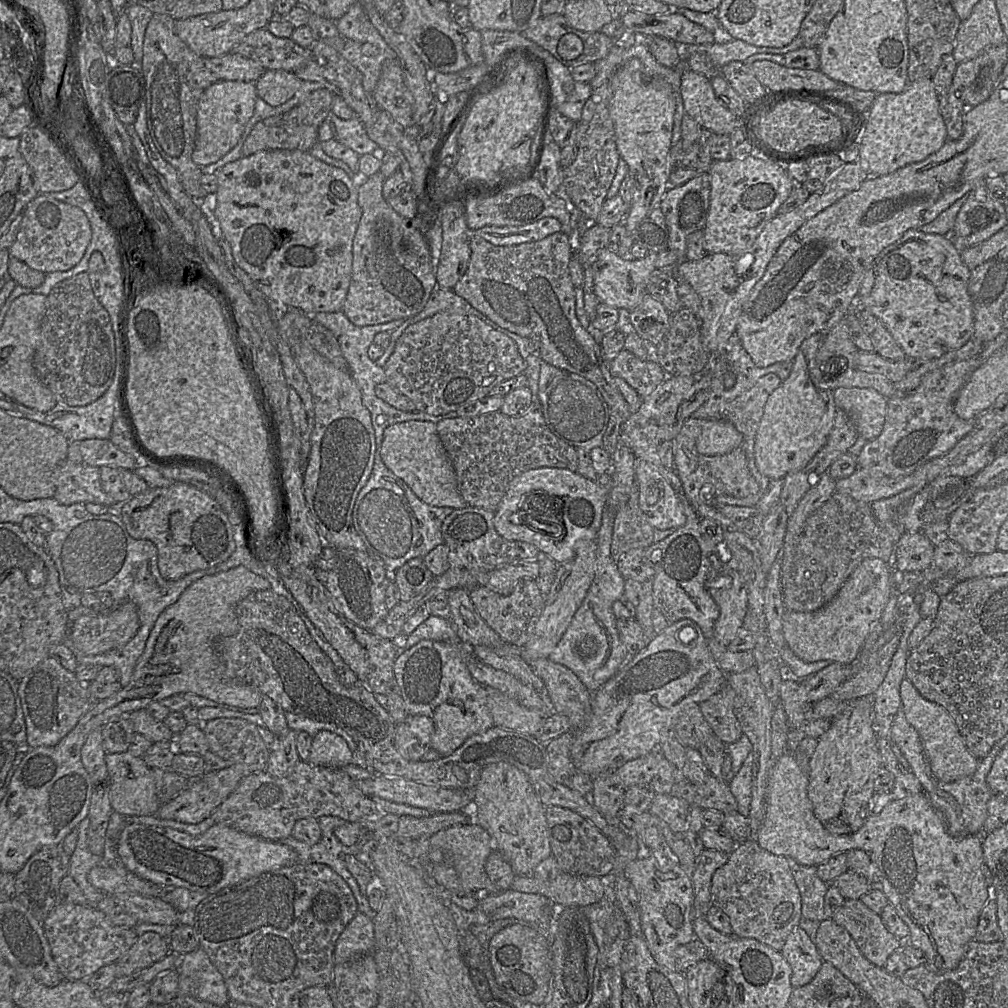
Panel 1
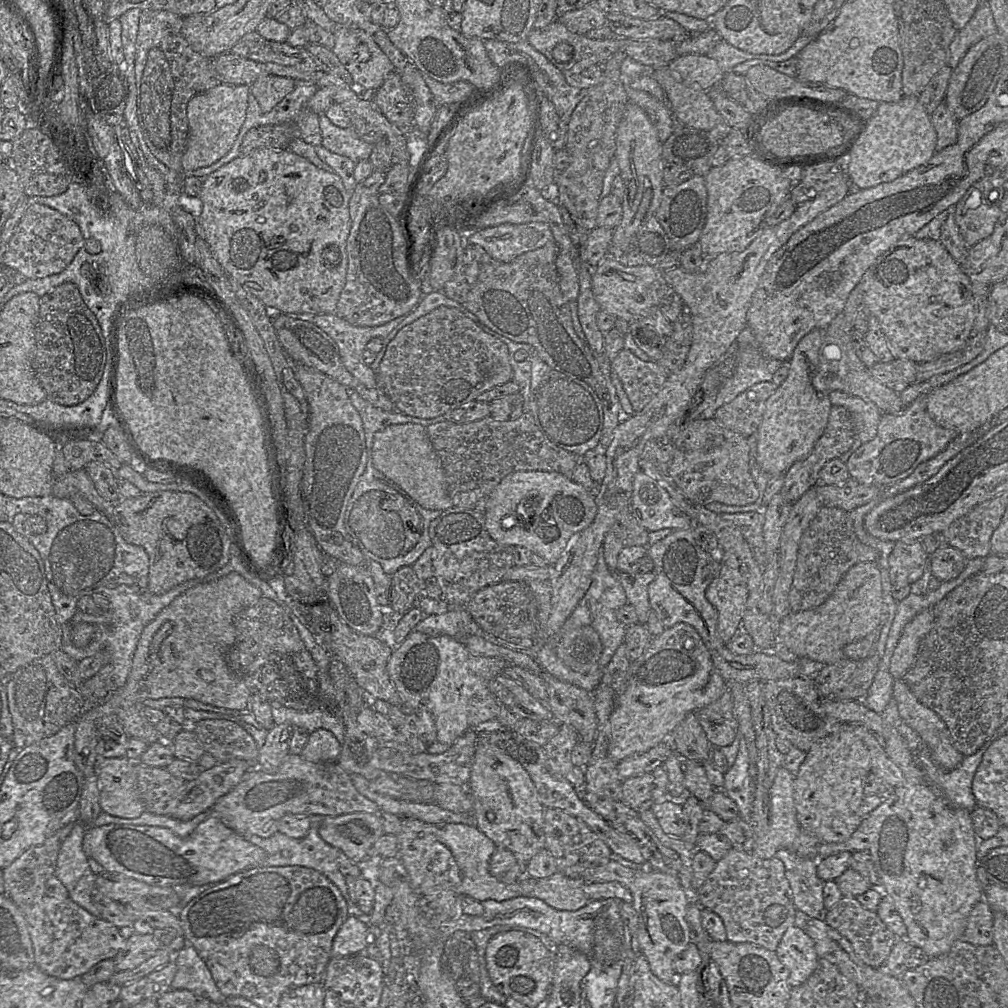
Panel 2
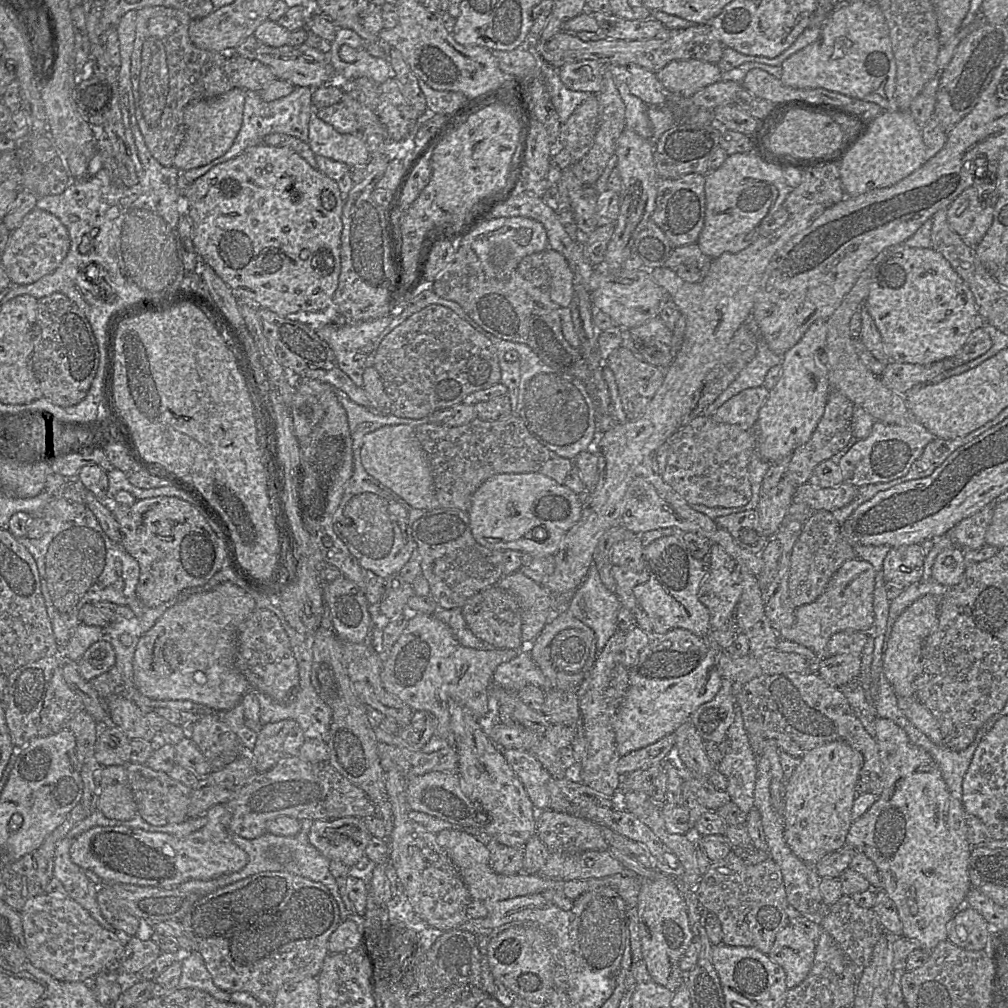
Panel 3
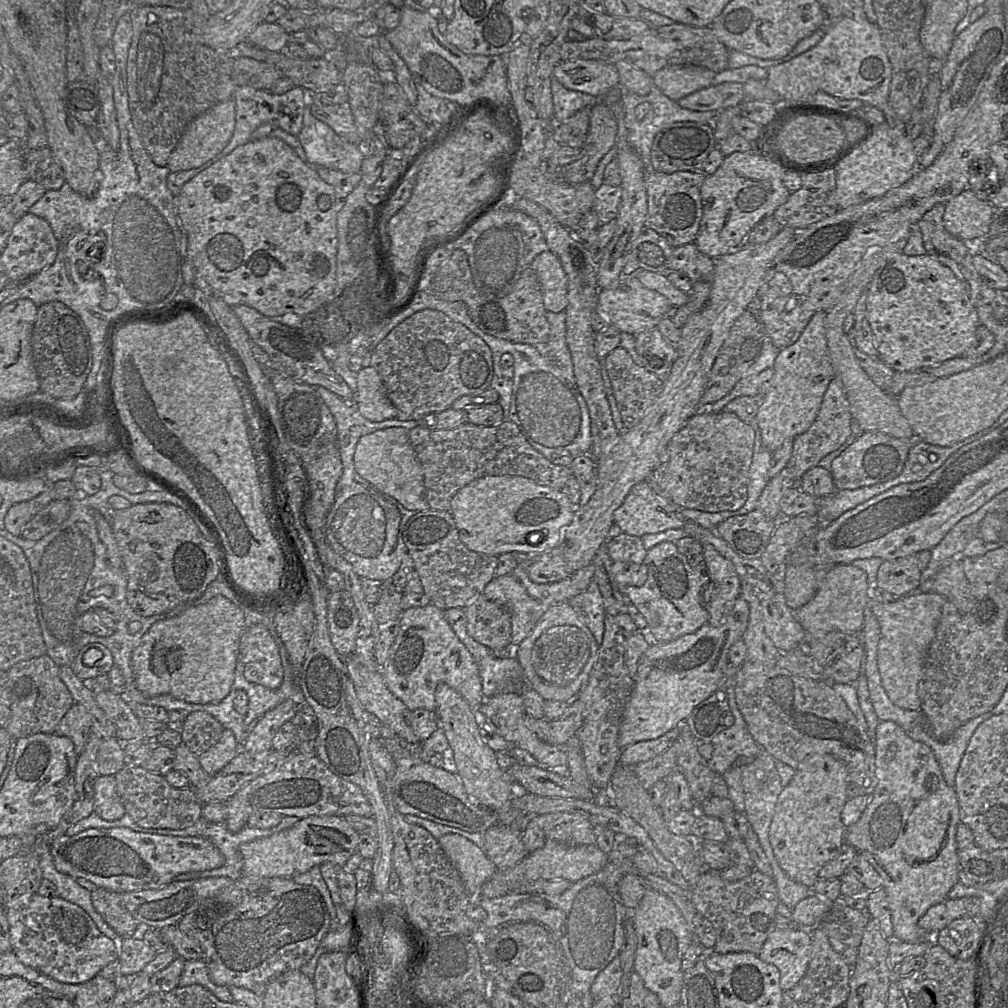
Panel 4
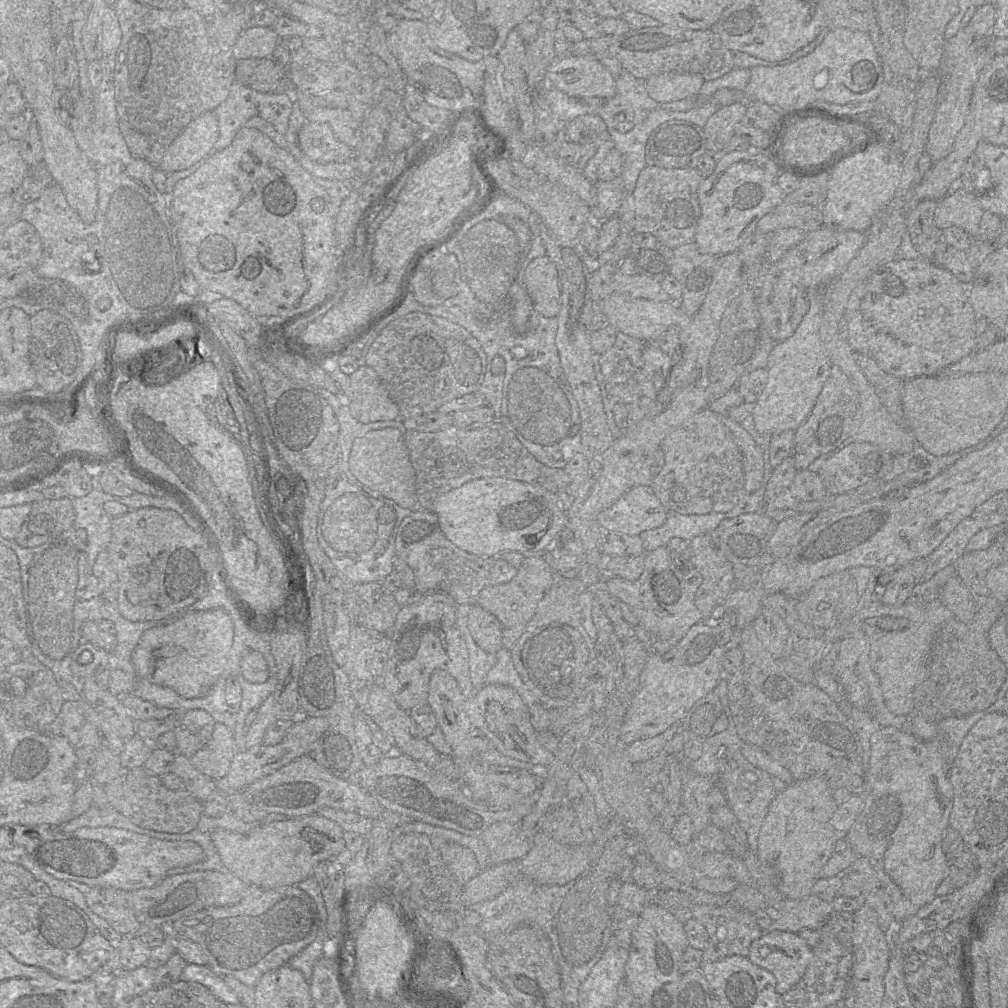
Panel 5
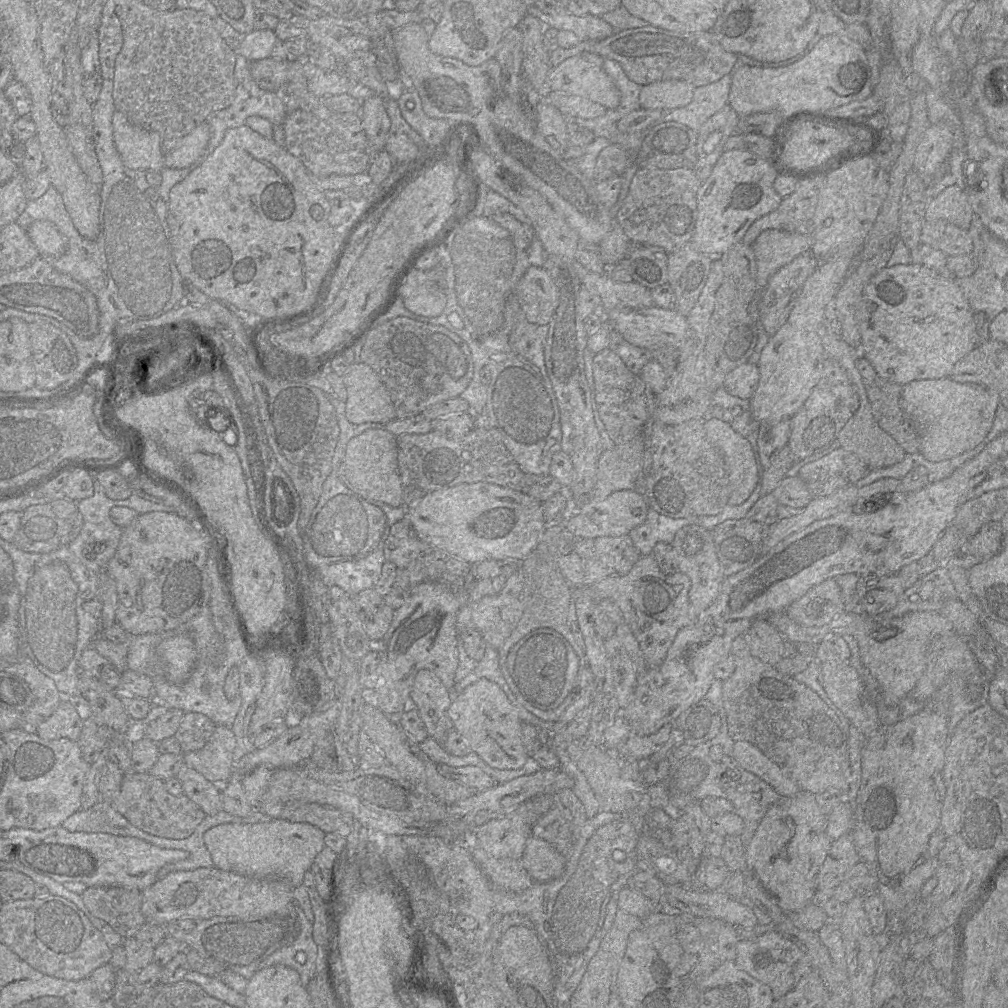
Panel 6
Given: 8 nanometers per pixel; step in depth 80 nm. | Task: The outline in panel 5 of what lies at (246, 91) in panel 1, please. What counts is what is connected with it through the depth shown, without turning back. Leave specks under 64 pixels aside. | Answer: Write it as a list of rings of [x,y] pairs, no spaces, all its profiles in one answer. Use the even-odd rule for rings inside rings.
[[[206,111],[176,137],[157,168],[165,173],[188,169],[210,152],[218,137],[218,120],[213,111]]]

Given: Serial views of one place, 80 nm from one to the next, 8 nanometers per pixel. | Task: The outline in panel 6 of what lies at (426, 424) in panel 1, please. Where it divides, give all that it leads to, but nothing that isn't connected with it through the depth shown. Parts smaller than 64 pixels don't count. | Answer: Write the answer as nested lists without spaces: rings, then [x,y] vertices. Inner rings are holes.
[[[384,427],[365,430],[349,440],[342,462],[342,474],[353,489],[367,500],[375,500],[393,507],[405,506],[398,472],[397,437]]]

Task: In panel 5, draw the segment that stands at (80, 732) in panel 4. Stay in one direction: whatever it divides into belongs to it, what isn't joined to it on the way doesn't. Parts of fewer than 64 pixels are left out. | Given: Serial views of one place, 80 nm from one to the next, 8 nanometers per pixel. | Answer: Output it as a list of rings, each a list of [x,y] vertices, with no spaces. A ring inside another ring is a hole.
[[[65,701],[58,716],[44,728],[43,733],[48,736],[66,737],[75,747],[85,721],[86,718],[81,710],[81,705],[77,702]]]

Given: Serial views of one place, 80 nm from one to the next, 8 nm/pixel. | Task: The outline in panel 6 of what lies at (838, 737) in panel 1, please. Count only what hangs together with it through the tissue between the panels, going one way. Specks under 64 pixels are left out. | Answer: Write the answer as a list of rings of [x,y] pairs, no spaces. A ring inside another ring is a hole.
[[[800,790],[795,796],[783,798],[769,807],[746,845],[747,868],[755,873],[787,915],[812,903],[817,875],[832,843],[826,834],[827,819],[816,802],[815,794]]]

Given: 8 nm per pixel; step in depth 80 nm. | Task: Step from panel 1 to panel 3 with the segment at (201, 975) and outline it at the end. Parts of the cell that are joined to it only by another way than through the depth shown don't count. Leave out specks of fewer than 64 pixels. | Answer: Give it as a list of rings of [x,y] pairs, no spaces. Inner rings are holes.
[[[193,951],[182,953],[180,957],[182,973],[177,985],[178,989],[194,988],[209,993],[222,1002],[230,1002],[230,992],[218,988],[208,972],[200,953]]]

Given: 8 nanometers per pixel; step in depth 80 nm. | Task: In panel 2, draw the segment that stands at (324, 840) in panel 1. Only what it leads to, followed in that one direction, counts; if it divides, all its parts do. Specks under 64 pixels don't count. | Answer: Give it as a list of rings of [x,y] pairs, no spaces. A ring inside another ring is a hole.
[[[326,818],[311,819],[312,824],[310,830],[303,838],[292,838],[280,832],[277,832],[268,838],[261,838],[255,835],[242,836],[266,852],[267,856],[264,860],[264,865],[259,867],[303,866],[314,869],[325,875],[339,889],[342,896],[346,900],[348,916],[354,916],[357,918],[357,916],[363,915],[364,913],[357,906],[357,901],[353,890],[355,879],[352,876],[344,876],[338,867],[339,858],[344,855],[344,853],[338,848],[326,843],[319,835],[319,828]],[[346,883],[349,886],[350,895],[352,896],[354,903],[349,899]]]

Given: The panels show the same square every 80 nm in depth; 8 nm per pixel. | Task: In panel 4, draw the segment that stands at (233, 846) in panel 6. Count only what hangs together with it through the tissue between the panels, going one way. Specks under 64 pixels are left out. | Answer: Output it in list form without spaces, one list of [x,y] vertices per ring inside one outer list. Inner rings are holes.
[[[308,816],[271,836],[240,846],[242,877],[287,877],[305,873],[314,866],[330,862],[343,866],[357,852],[359,833],[344,816]]]

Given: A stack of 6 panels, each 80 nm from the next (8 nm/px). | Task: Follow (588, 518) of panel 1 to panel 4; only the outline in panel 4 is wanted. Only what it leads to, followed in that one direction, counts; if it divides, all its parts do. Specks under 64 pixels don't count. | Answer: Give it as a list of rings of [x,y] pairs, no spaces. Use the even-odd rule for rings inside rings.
[[[484,476],[473,480],[471,483],[460,489],[452,498],[451,509],[457,529],[459,531],[460,540],[472,551],[484,553],[488,555],[498,556],[507,552],[519,552],[527,555],[540,555],[550,550],[557,548],[563,538],[564,529],[573,521],[576,506],[574,506],[570,499],[563,494],[560,490],[552,489],[546,486],[542,486],[525,477],[521,476]],[[539,534],[544,534],[544,539],[535,541],[535,537]],[[534,538],[534,540],[531,540]]]

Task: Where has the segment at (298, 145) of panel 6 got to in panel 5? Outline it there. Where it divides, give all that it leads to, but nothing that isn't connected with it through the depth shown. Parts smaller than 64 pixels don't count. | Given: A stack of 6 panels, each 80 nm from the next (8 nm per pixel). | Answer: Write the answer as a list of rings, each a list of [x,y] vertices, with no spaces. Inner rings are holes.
[[[307,121],[298,132],[298,144],[306,157],[319,164],[357,157],[357,150],[338,140],[327,123]]]

